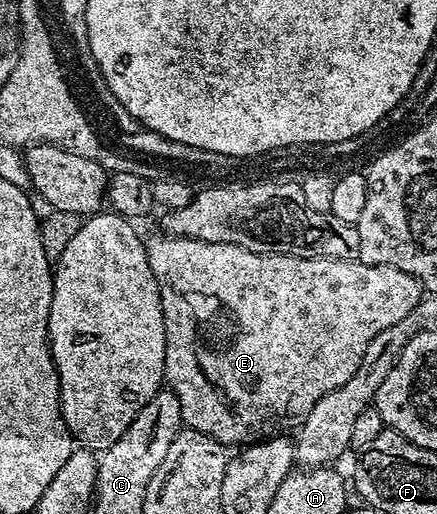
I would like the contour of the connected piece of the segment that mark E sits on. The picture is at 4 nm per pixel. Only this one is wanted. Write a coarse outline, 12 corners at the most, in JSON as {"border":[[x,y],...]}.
{"border":[[146,240],[190,430],[303,424],[401,269]]}

